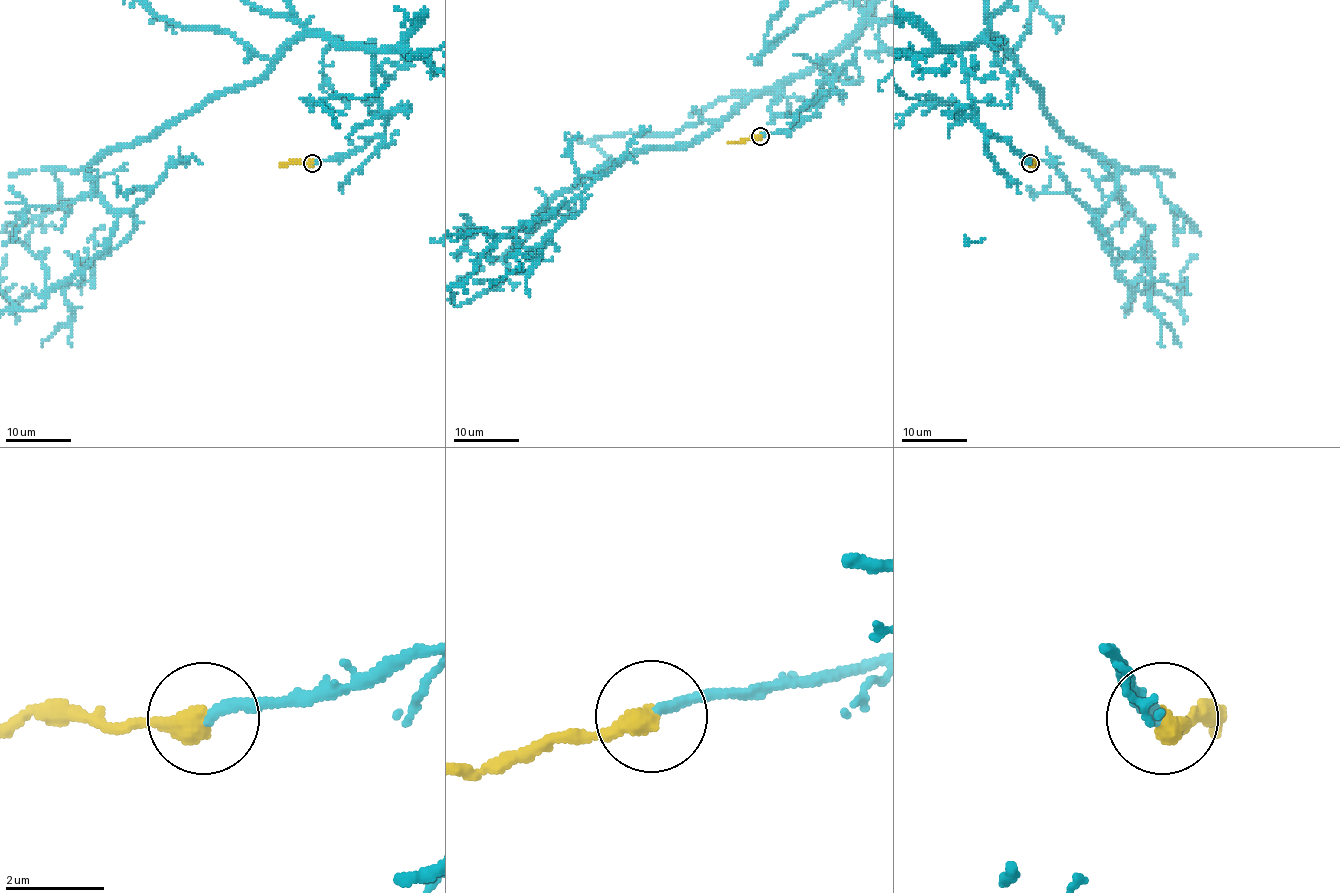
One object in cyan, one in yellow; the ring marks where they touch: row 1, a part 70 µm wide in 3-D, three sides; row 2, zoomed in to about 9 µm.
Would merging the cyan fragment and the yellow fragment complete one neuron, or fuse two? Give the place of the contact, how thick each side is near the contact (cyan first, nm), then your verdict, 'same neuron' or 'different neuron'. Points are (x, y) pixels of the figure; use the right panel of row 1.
at (1030, 163); 220 nm thick on the cyan side, 460 nm on the other; same neuron

